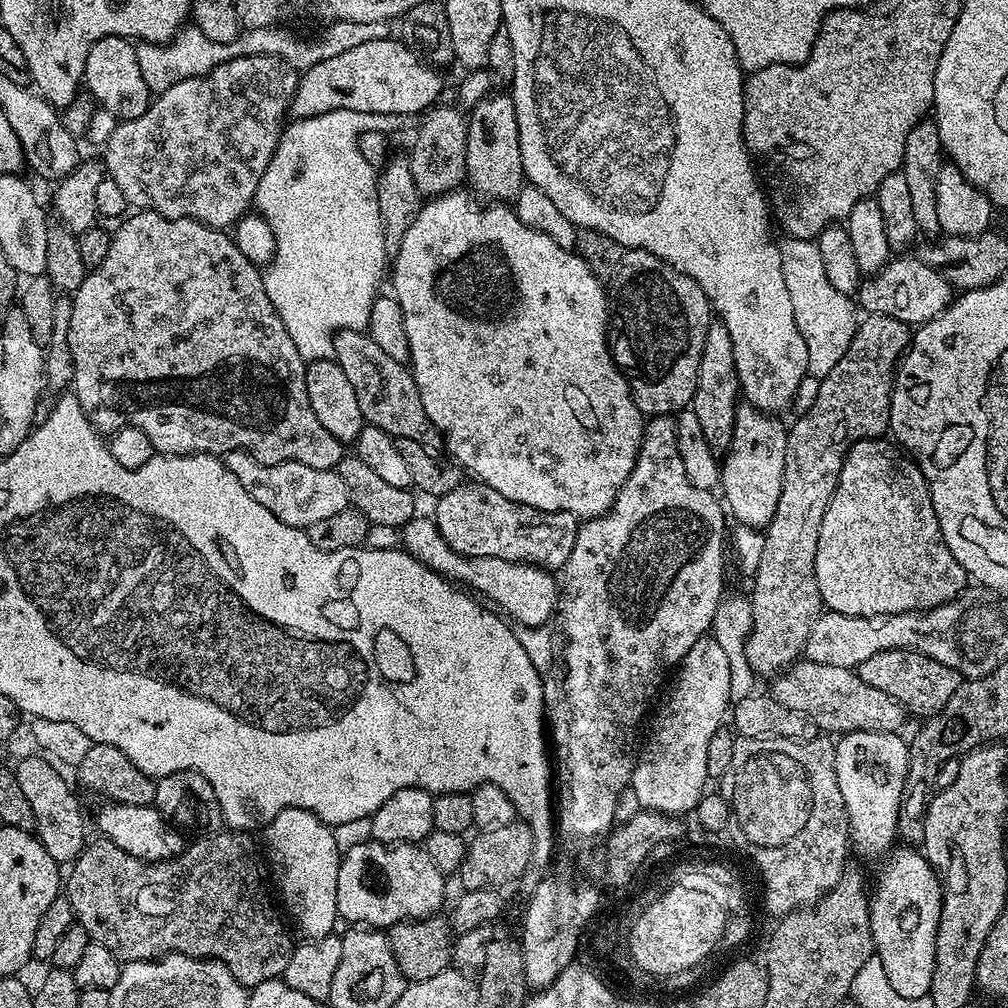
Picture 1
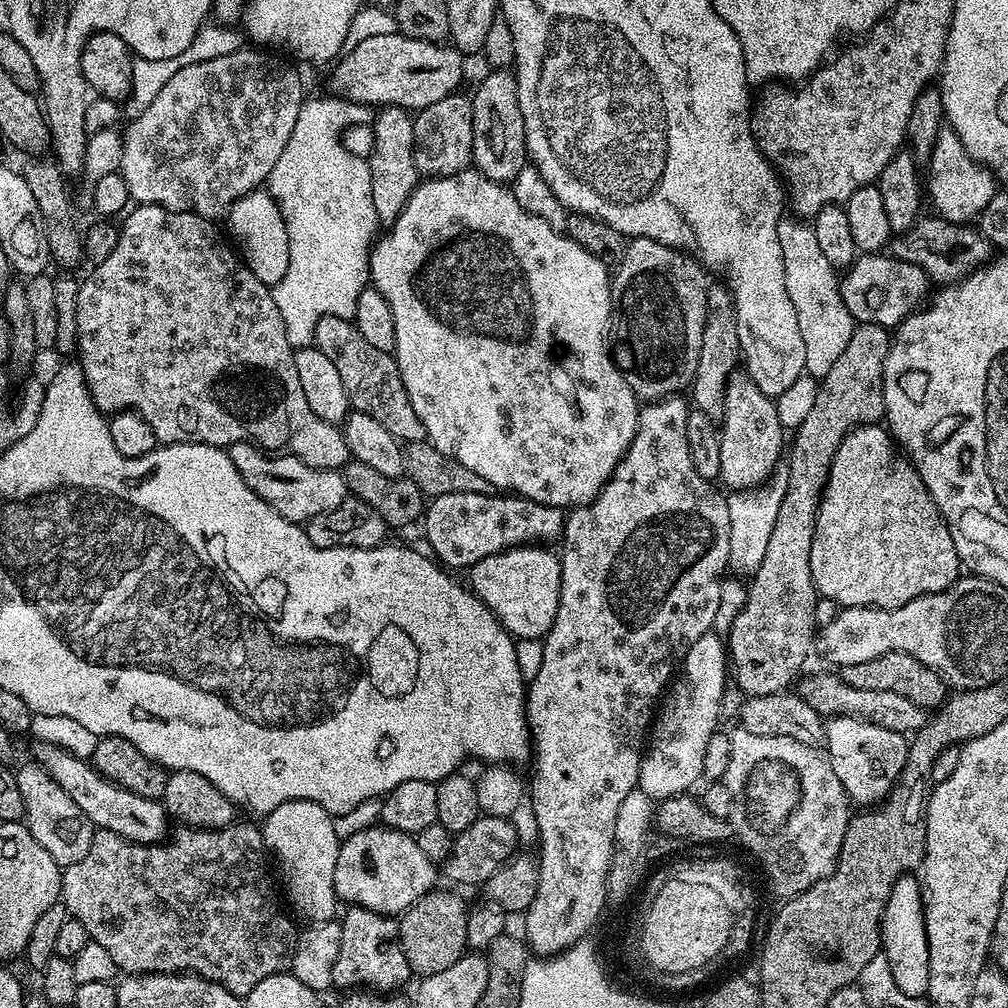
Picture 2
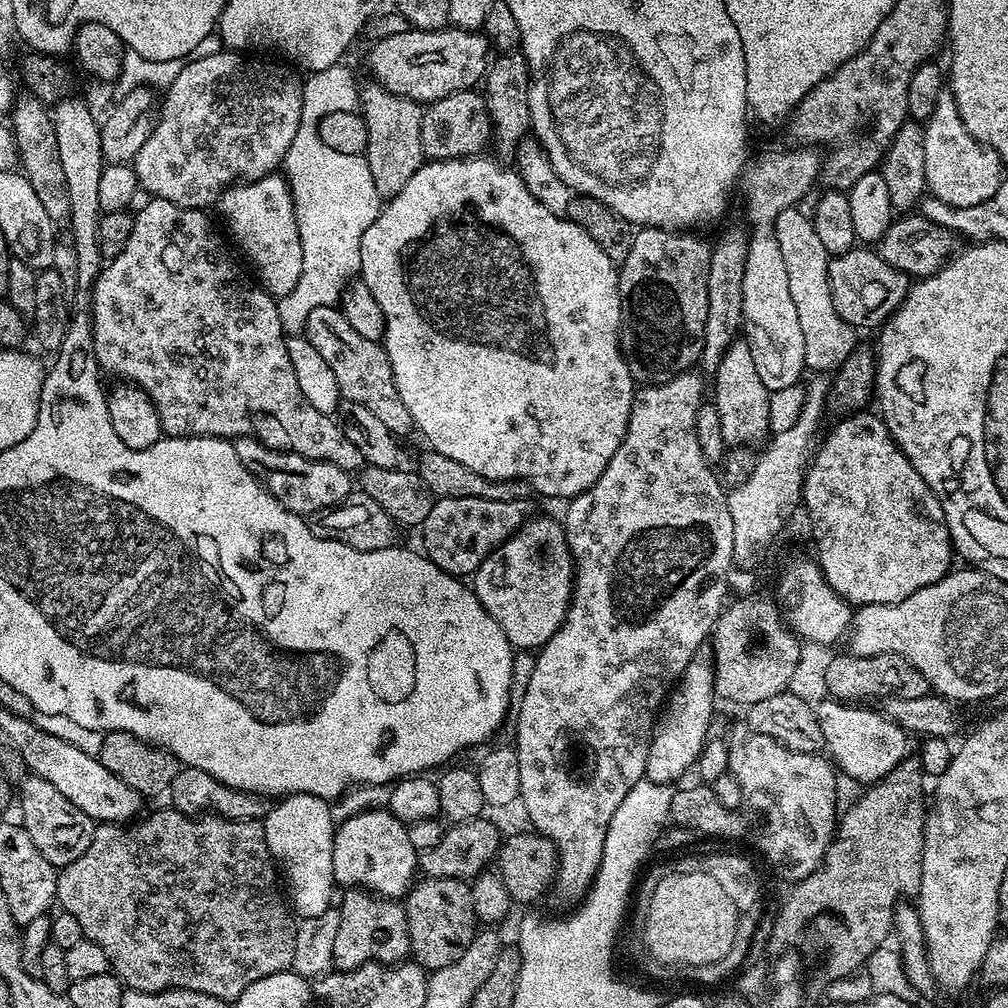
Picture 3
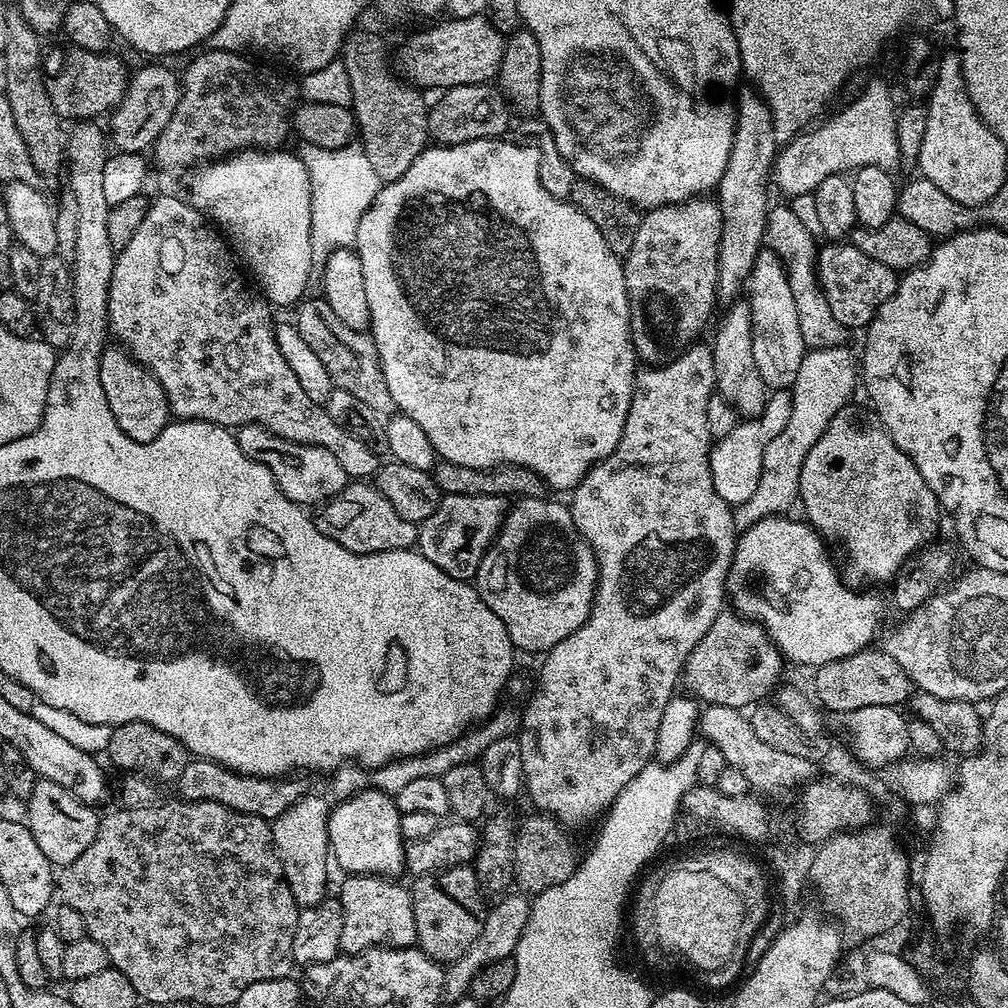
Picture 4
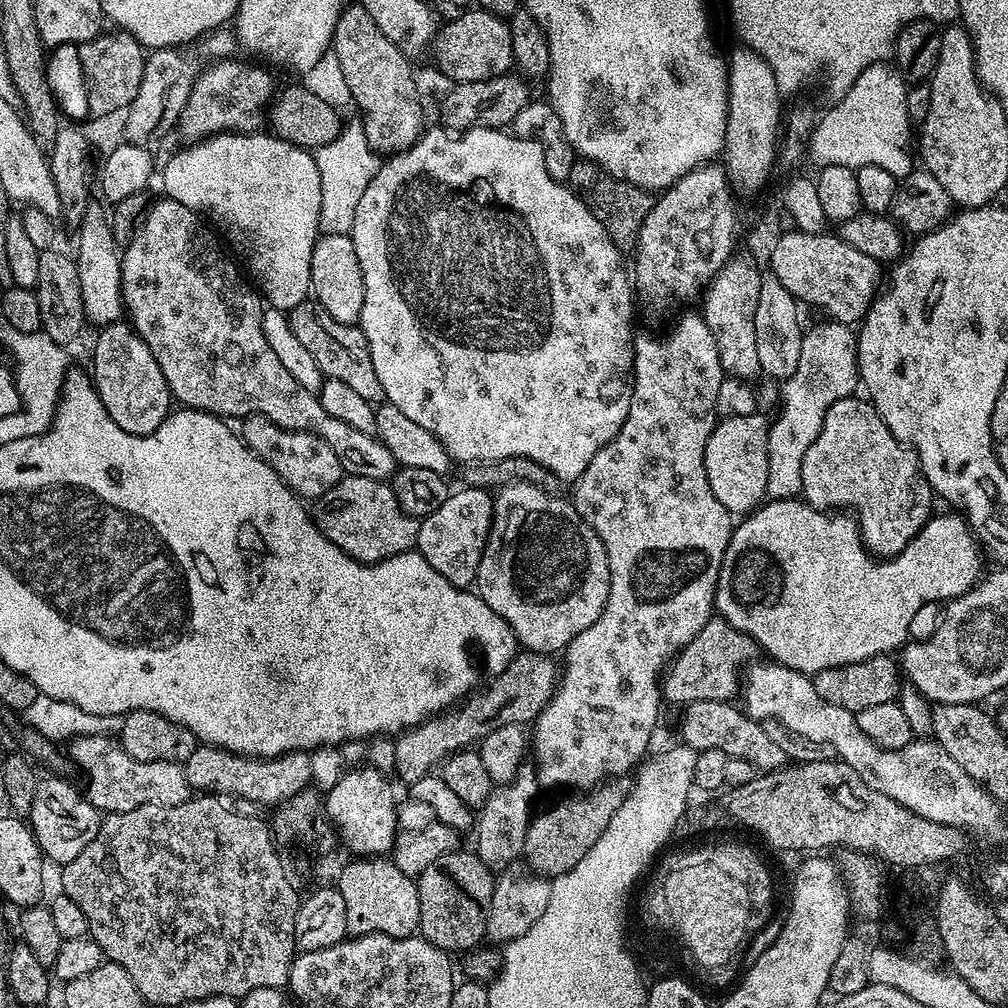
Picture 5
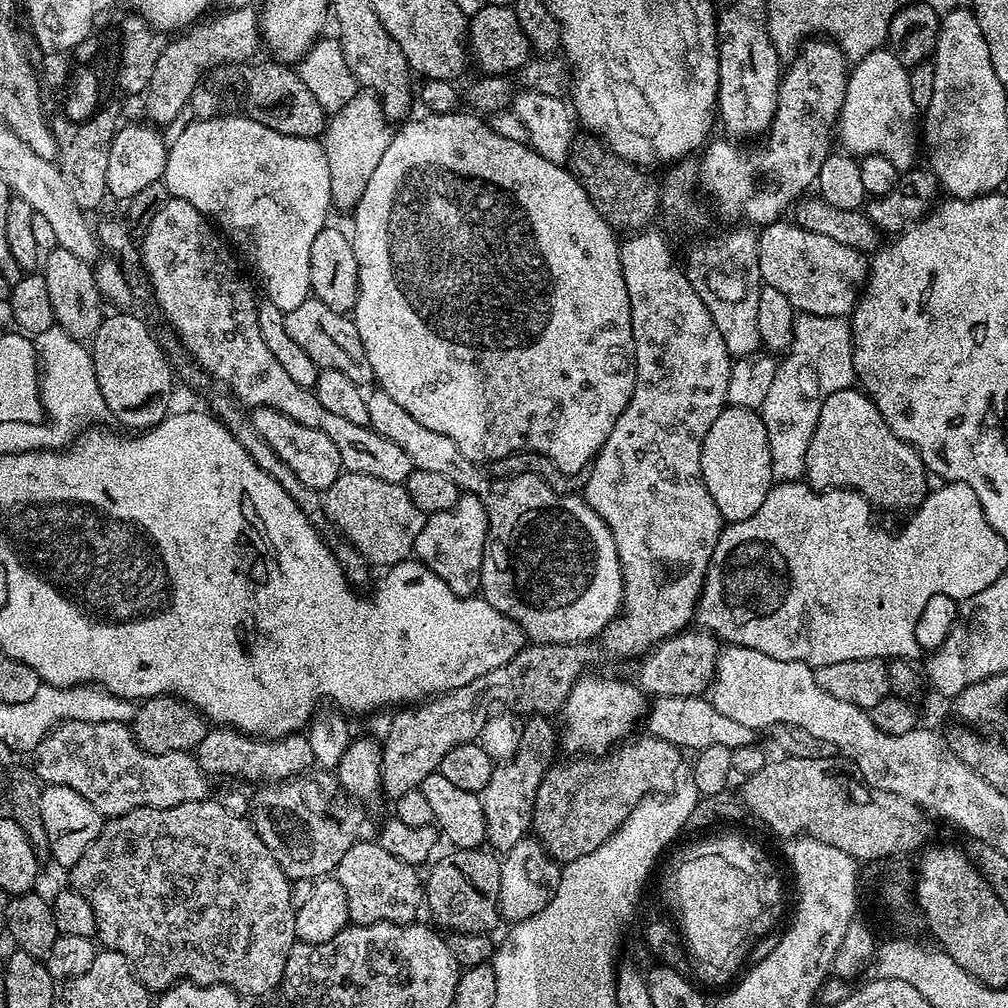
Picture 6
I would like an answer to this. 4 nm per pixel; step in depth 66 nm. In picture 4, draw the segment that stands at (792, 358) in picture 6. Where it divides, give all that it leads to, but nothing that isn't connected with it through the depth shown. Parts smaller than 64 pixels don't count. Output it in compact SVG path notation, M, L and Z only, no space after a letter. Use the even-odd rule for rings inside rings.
M848 346L833 348L813 348L805 351L802 366L798 366L798 378L790 389L793 409L790 422L783 427L779 435L771 439L762 454L761 477L758 486L748 501L735 509L737 529L743 530L771 516L778 516L789 511L788 507L800 499L800 479L802 462L810 454L810 446L822 438L822 430L830 426L830 418L838 410L849 407L852 391L858 388L858 360L852 357Z

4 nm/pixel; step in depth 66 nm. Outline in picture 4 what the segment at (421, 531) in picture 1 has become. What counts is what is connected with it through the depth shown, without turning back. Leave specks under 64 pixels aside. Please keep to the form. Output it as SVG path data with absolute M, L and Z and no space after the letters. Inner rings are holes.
M526 498L517 505L513 512L511 509L505 515L500 525L500 535L485 552L484 561L478 566L474 577L474 587L486 606L490 606L490 610L502 618L512 639L513 649L547 654L586 622L596 597L600 567L596 565L594 550L574 526L572 509L567 503L559 504L555 498Z

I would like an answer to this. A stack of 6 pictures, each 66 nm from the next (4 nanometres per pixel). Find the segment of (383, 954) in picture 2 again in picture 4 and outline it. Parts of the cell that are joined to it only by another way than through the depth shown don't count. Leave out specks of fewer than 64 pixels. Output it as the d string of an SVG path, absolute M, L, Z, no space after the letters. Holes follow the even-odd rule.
M348 874L340 884L338 899L344 907L342 942L344 954L365 952L368 948L411 948L416 944L418 926L414 922L412 893L387 876Z

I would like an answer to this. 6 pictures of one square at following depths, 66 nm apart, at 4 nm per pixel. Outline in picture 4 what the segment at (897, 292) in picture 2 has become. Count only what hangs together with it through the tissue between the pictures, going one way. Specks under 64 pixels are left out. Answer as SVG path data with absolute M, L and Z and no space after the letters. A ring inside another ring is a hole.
M828 242L818 252L818 275L826 302L830 304L834 318L847 330L867 329L868 323L876 317L876 311L896 293L897 273L882 262L874 262L851 242Z

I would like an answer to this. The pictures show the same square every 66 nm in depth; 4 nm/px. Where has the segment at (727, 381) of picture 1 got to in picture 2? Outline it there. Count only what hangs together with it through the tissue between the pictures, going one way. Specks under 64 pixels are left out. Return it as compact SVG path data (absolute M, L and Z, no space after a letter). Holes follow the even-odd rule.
M713 283L706 298L706 326L702 329L702 350L698 354L698 370L694 374L690 389L690 400L695 411L704 412L713 418L723 417L726 382L733 372L737 371L741 360L738 318L732 291L727 283Z

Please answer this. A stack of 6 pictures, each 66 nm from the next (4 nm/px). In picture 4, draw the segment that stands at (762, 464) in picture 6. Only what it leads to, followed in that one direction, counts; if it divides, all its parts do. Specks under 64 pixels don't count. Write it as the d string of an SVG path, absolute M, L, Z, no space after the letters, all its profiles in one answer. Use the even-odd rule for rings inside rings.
M775 389L764 404L762 414L755 418L746 418L739 421L734 430L730 430L726 436L712 446L709 451L711 462L711 480L719 496L730 506L739 506L749 500L758 486L758 479L761 477L762 454L771 439L783 427L790 422L790 415L793 409L792 393L789 389Z

